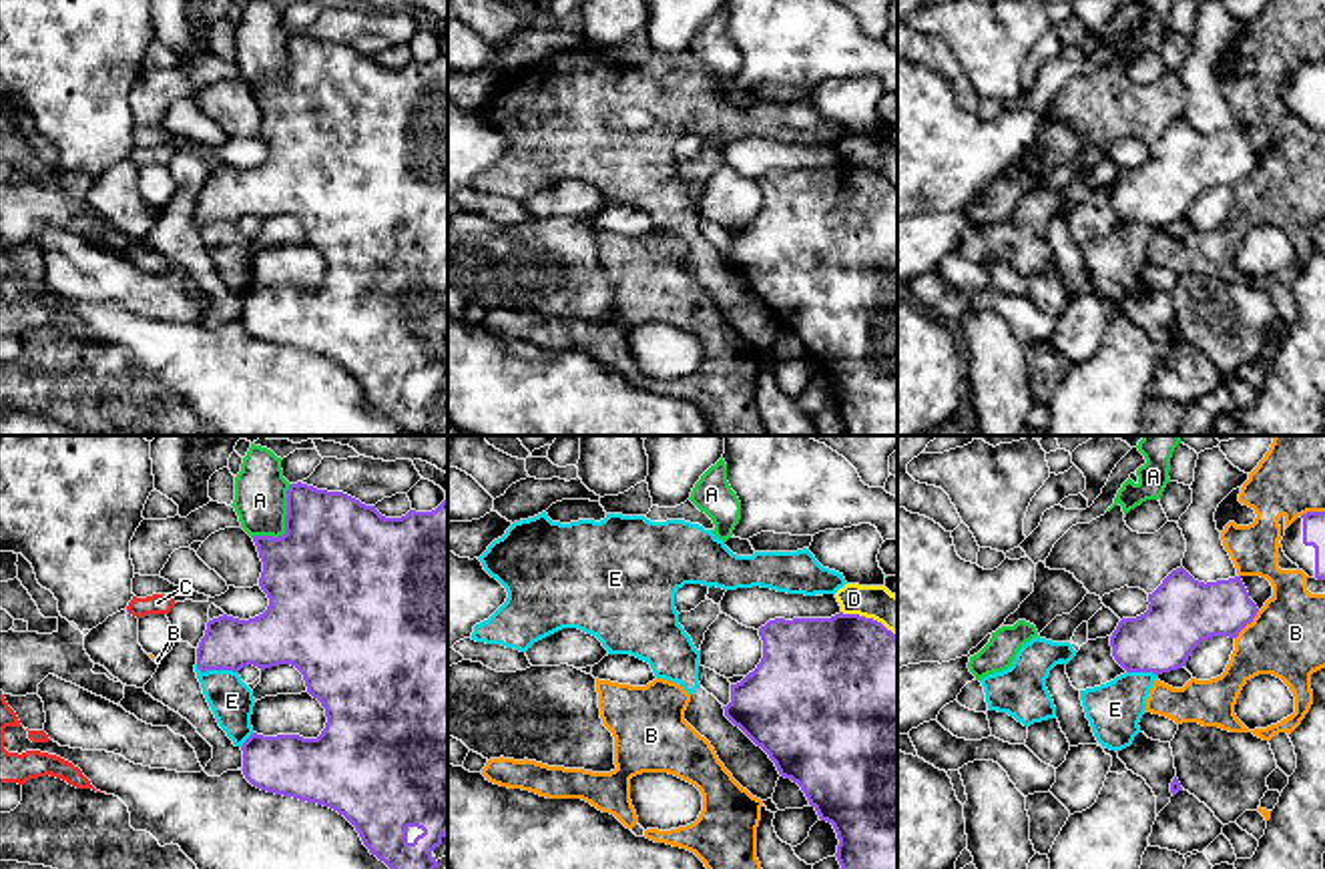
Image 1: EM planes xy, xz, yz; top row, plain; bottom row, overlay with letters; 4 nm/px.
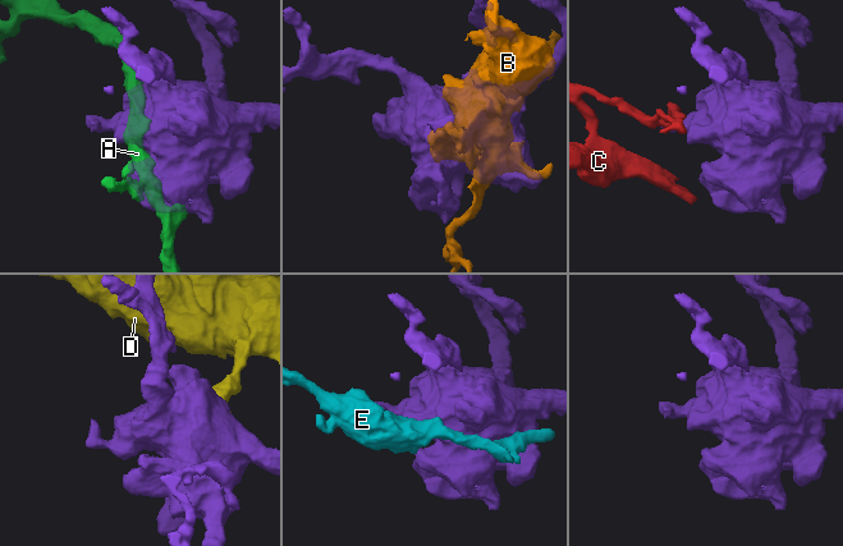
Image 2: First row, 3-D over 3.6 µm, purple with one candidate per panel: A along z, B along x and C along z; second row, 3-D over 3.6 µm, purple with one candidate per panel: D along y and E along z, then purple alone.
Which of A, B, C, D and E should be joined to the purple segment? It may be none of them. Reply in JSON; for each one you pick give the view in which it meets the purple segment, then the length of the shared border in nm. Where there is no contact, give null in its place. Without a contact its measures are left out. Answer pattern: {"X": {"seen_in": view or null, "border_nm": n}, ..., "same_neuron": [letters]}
{"same_neuron": []}

